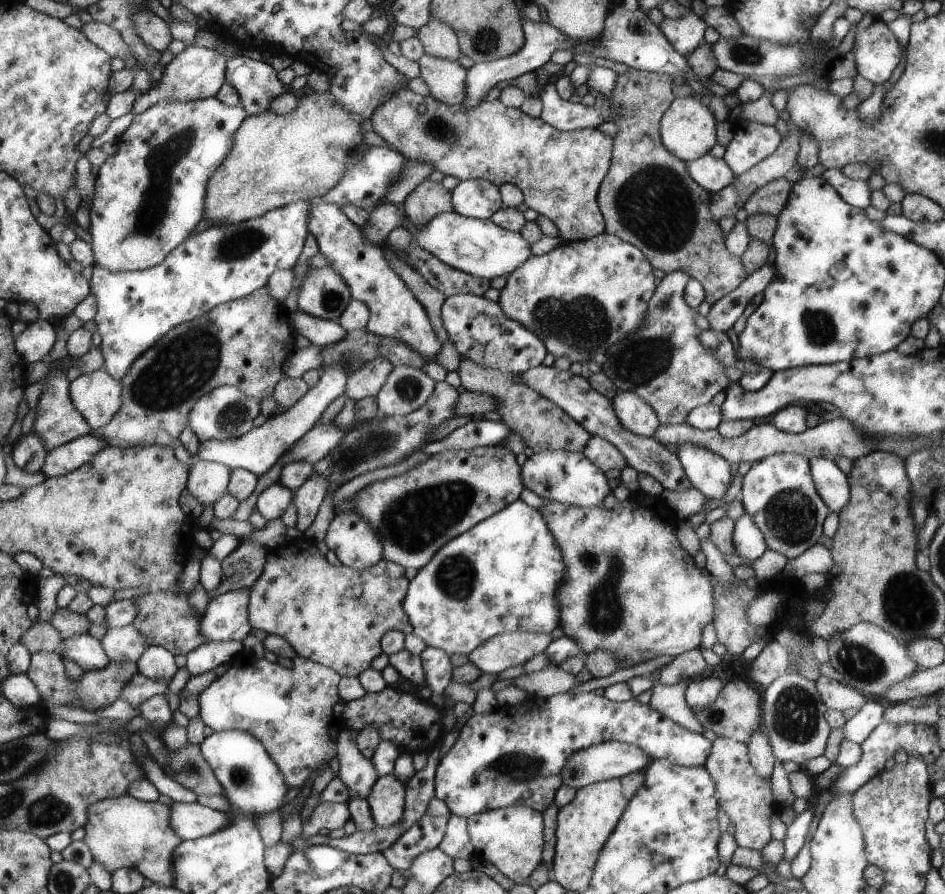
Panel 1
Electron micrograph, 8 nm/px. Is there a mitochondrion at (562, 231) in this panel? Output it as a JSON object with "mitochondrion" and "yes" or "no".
{"mitochondrion":"no"}

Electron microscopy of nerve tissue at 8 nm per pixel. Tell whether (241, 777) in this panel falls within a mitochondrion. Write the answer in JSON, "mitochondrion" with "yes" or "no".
{"mitochondrion":"yes"}

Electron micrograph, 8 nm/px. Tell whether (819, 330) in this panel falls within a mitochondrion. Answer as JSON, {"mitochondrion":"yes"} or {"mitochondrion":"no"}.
{"mitochondrion":"yes"}

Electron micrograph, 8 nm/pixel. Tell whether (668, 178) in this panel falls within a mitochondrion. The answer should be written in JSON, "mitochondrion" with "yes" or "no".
{"mitochondrion":"yes"}

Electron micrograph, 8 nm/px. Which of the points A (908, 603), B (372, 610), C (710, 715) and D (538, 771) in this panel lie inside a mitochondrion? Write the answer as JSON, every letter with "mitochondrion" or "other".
{"A":"mitochondrion","B":"other","C":"mitochondrion","D":"mitochondrion"}

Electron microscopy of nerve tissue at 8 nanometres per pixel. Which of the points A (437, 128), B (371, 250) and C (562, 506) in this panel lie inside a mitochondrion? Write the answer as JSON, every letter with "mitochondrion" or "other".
{"A":"mitochondrion","B":"other","C":"other"}

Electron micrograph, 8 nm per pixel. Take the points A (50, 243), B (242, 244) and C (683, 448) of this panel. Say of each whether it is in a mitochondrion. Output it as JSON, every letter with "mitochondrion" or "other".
{"A":"other","B":"mitochondrion","C":"other"}

